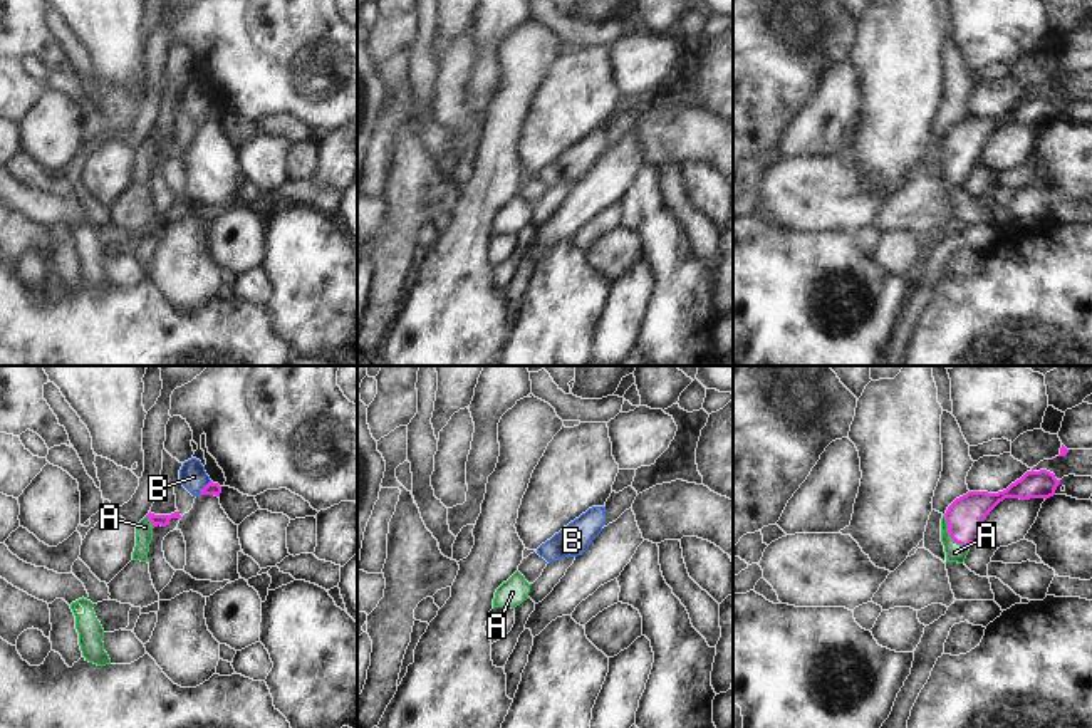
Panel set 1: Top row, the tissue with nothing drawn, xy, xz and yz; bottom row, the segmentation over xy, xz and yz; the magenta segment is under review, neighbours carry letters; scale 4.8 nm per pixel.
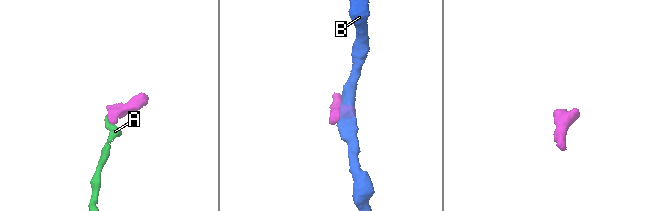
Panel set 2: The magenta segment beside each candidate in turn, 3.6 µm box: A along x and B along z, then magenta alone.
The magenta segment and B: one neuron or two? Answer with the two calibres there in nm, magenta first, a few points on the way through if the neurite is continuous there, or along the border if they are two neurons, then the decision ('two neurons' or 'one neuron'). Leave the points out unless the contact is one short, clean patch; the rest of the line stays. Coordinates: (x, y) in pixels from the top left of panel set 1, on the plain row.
60 nm thick on the magenta side, 130 nm on the other; border along xy (210, 104), (198, 118); two neurons

